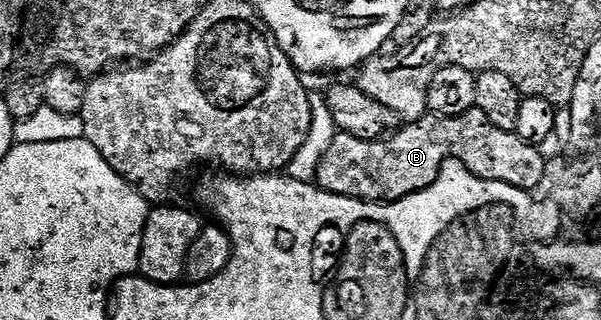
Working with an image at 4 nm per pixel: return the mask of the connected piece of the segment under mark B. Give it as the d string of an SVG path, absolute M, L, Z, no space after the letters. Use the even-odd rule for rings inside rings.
M474 108L450 118L436 116L420 118L417 122L402 125L397 133L389 138L382 138L380 142L359 140L350 134L337 132L331 141L330 148L319 160L315 182L320 189L344 198L358 198L361 202L388 204L411 196L420 190L426 190L428 186L435 184L443 163L448 158L454 158L462 162L477 178L488 182L511 184L520 190L533 192L536 191L539 180L543 179L544 166L547 161L546 155L543 156L541 153L538 147L525 142L514 131L495 128L495 124L491 124L491 120L487 120L487 116L483 116L481 110Z

